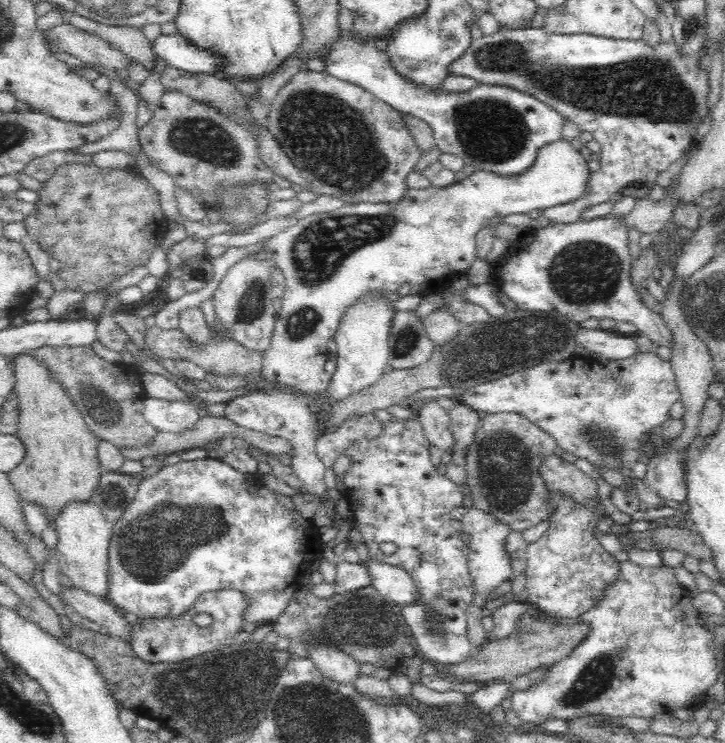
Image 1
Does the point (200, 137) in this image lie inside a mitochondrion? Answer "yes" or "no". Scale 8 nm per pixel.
yes

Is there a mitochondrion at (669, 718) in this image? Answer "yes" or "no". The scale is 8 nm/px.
no

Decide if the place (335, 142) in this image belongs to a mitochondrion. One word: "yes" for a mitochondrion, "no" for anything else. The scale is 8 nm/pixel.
yes

